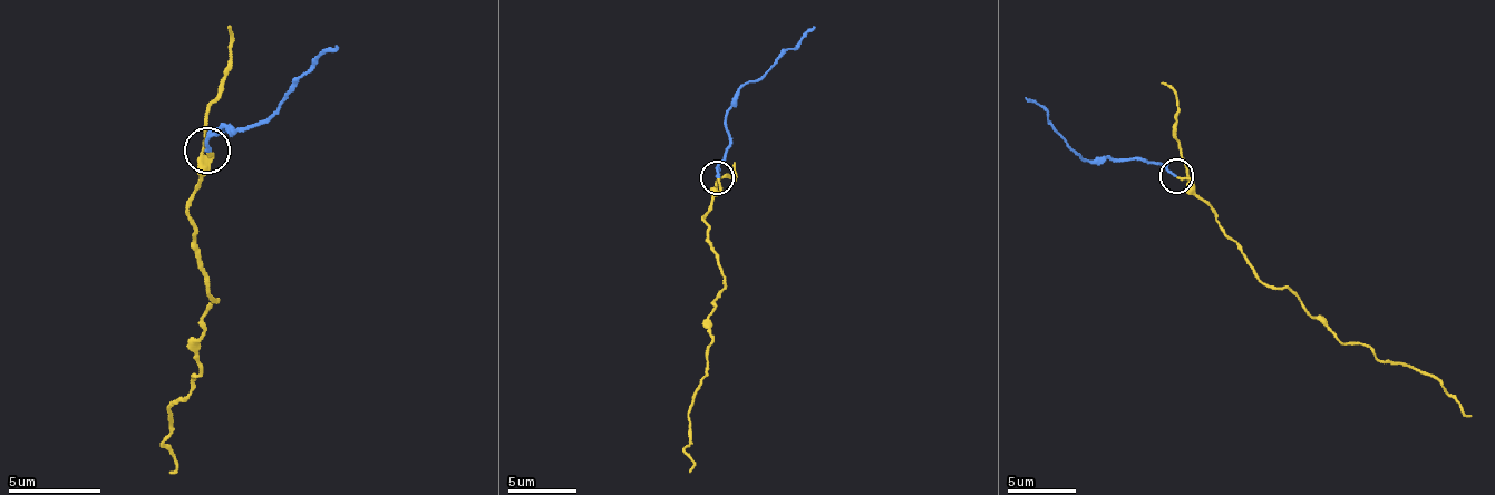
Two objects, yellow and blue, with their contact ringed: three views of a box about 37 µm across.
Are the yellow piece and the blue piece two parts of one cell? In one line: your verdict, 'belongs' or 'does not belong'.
belongs

